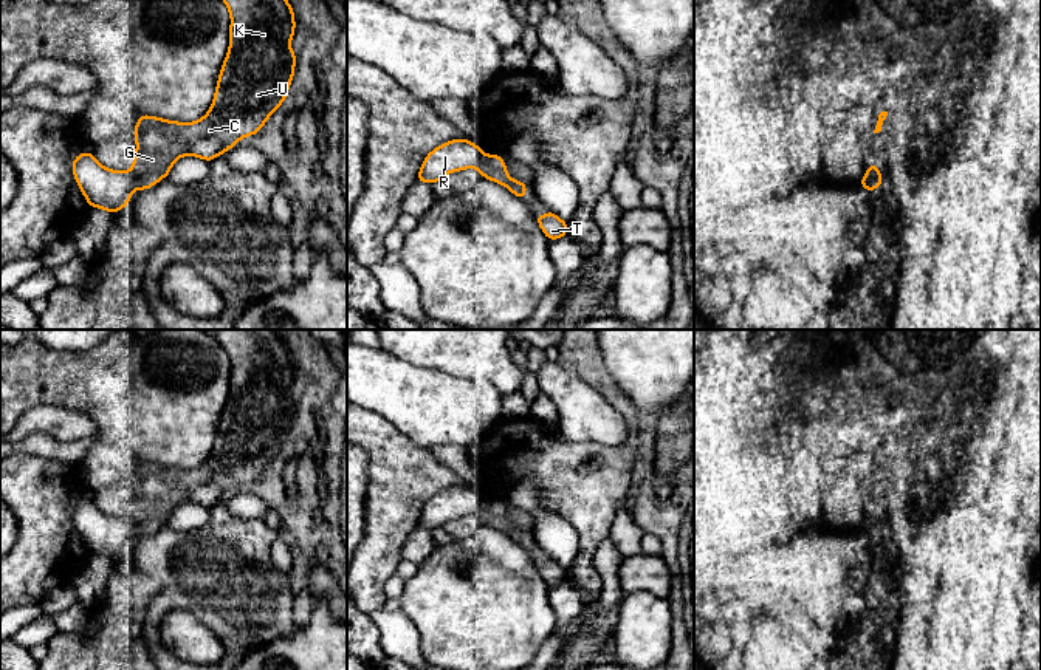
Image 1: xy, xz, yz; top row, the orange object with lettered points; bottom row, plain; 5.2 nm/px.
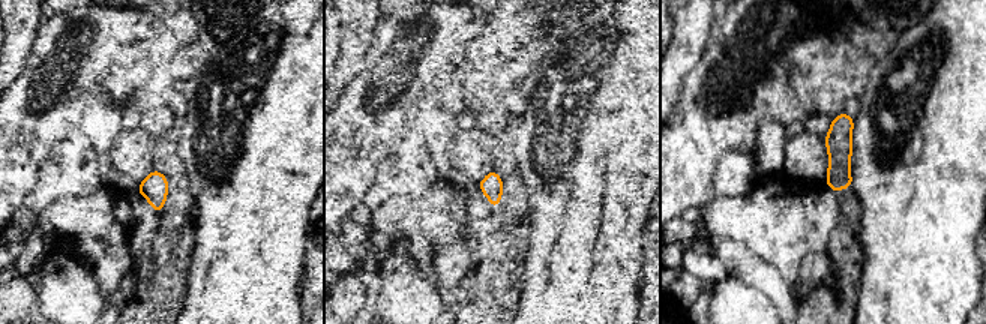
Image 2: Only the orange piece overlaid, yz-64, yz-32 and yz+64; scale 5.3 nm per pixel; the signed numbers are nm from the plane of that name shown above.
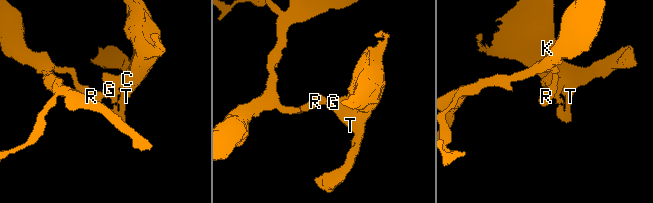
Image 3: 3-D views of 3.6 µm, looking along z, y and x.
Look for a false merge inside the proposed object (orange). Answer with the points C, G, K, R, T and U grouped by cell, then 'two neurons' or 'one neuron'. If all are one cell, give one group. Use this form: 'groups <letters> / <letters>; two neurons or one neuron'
groups C G K T U / R; two neurons

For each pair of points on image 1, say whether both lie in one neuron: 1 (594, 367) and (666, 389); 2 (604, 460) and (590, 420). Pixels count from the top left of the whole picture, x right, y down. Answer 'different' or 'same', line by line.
1: different
2: different

